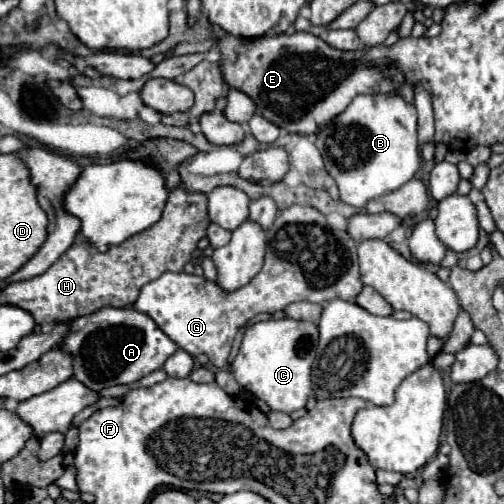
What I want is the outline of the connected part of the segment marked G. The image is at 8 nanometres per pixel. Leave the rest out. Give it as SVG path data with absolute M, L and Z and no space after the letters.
M293 205L285 209L281 221L275 221L275 225L265 233L265 237L267 237L267 253L265 253L263 269L245 287L233 293L225 293L217 283L207 281L205 277L187 275L187 273L163 273L159 279L147 283L141 289L141 295L133 303L133 307L137 311L147 313L159 325L159 329L187 353L195 357L205 353L213 367L225 367L237 331L255 315L283 311L289 303L295 303L295 301L311 301L319 305L333 299L353 301L363 289L363 283L359 277L355 241L351 239L349 233L331 229L325 217L317 209L301 207L301 205Z

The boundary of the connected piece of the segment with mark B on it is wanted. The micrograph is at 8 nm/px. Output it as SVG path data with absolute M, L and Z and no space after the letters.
M399 93L357 95L331 127L319 131L315 145L339 187L341 201L363 209L367 201L405 185L419 169L417 111Z

